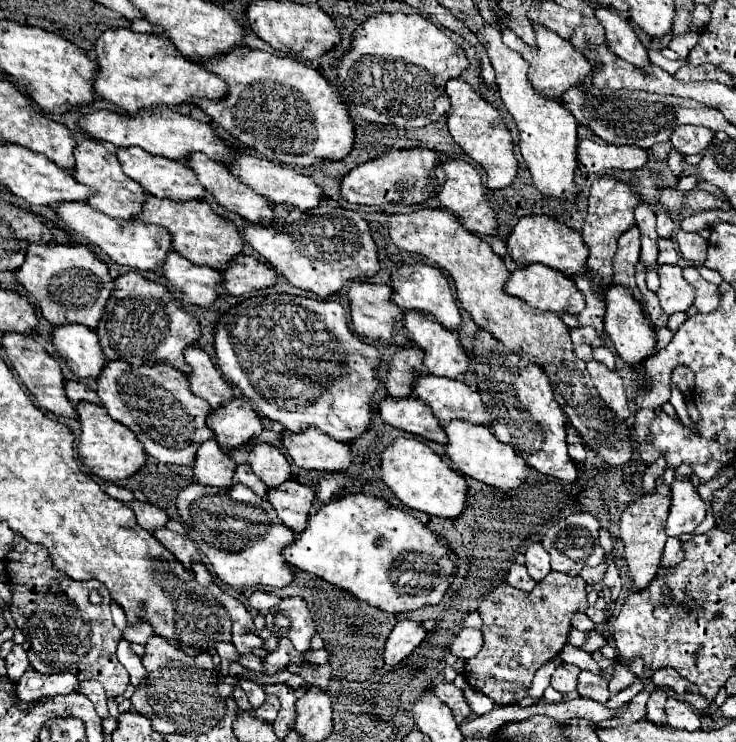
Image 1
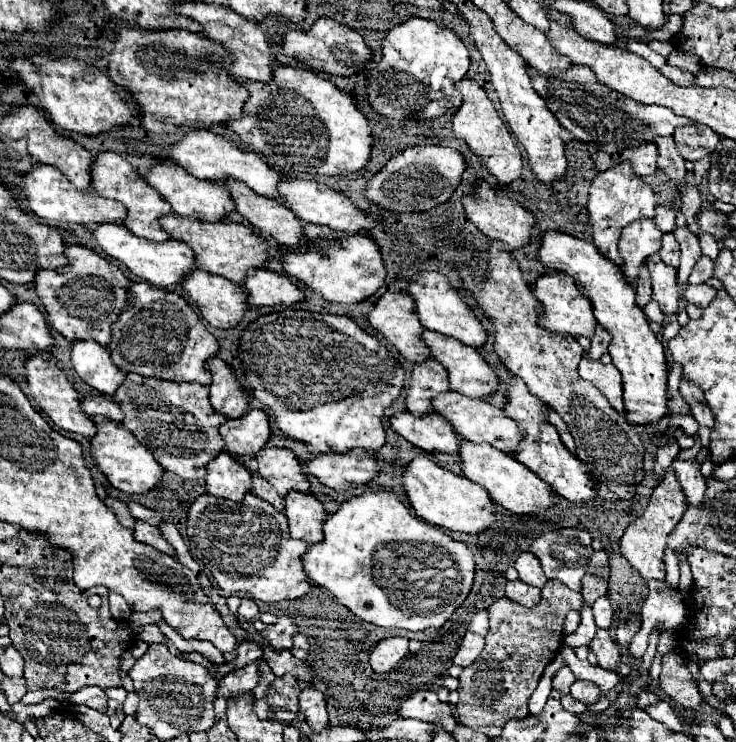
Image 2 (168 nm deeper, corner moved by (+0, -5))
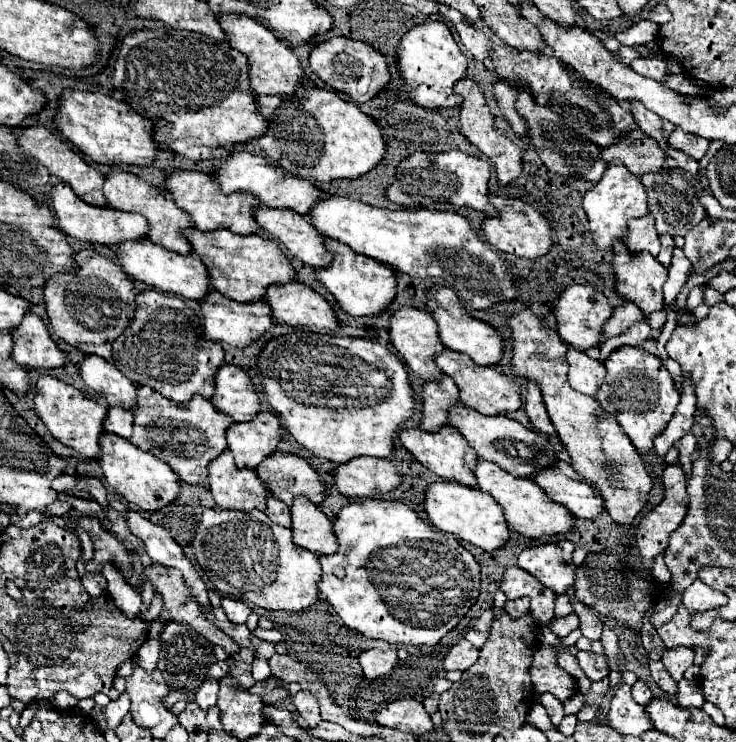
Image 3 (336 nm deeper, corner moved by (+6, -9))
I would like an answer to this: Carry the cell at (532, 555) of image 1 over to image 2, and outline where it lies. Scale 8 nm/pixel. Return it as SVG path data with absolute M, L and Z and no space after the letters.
M529 551L519 555L519 559L515 561L515 569L519 571L519 579L533 585L533 587L543 587L545 581L547 581L539 559Z

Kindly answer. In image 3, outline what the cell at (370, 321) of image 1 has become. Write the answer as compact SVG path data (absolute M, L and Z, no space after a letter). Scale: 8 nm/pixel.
M401 307L397 311L397 315L393 315L393 319L391 319L389 333L391 333L393 347L399 351L399 355L405 359L405 363L409 365L409 369L413 373L417 373L425 381L441 381L443 379L443 373L435 363L435 355L441 353L445 349L445 345L439 339L435 319L431 315L427 315L427 311L419 311L415 307Z

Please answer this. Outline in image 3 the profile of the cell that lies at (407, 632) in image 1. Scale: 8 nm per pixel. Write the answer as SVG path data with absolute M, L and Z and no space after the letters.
M369 649L369 651L363 651L359 655L359 663L361 663L363 673L365 673L367 679L383 677L383 675L387 675L395 667L397 651L395 649L387 649L387 651Z

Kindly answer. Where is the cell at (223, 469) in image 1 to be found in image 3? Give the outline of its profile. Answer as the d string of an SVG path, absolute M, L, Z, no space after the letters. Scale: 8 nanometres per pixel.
M223 451L209 467L209 483L215 503L221 509L235 511L265 511L271 491L263 487L255 469L237 469L231 451Z

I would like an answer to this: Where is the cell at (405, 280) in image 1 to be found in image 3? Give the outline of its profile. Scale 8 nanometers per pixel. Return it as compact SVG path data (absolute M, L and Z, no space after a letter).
M432 286L429 291L429 309L427 311L437 321L441 341L443 341L443 345L447 345L447 349L469 355L473 359L473 363L479 365L479 367L493 367L501 361L501 357L503 357L503 337L491 325L487 325L485 321L471 317L461 307L461 301L457 299L457 295L451 289L445 289L444 286Z

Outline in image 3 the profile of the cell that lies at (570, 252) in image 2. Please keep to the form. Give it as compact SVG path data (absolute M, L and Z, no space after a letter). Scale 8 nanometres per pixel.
M621 347L605 359L607 375L595 393L595 399L605 413L617 417L615 421L631 439L639 455L647 455L653 449L653 439L667 427L675 407L679 403L679 391L675 389L673 377L663 363L637 347Z

